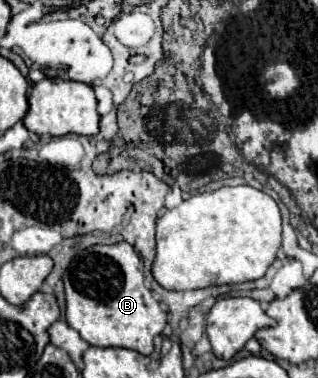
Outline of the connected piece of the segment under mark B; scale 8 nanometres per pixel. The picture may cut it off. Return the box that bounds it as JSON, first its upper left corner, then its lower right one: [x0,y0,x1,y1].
[64,243,168,355]

